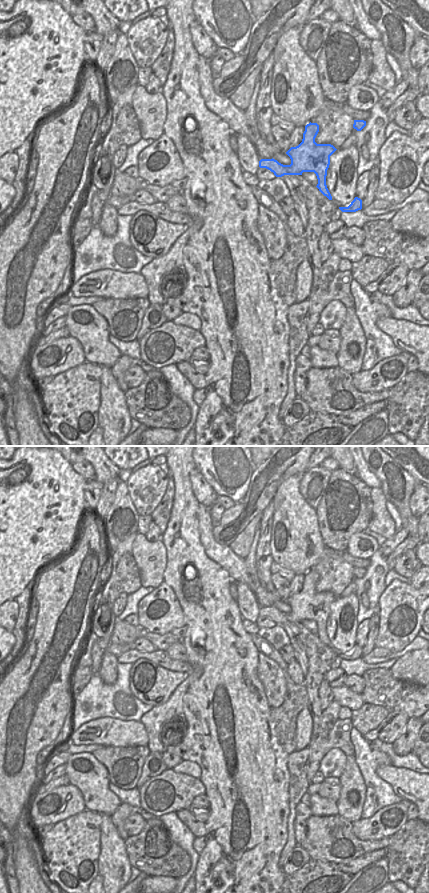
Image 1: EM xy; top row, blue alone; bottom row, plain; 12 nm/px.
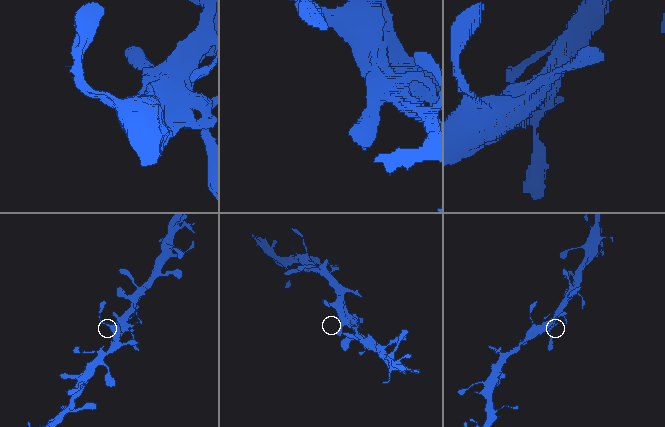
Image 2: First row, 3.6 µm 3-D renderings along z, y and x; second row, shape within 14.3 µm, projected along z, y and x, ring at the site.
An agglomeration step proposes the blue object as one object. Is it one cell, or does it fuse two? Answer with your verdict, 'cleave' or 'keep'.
keep

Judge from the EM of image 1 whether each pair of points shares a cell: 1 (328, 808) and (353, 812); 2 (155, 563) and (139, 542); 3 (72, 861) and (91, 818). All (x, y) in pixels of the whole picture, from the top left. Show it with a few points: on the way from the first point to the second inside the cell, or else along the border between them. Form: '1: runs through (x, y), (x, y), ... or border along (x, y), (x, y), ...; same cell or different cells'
1: border along (335, 802), (338, 813); different cells
2: runs through (150, 558), (141, 547); same cell
3: runs through (73, 850), (73, 845), (84, 829); same cell

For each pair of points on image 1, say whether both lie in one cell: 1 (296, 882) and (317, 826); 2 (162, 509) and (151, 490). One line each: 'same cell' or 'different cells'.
1: different cells
2: different cells

